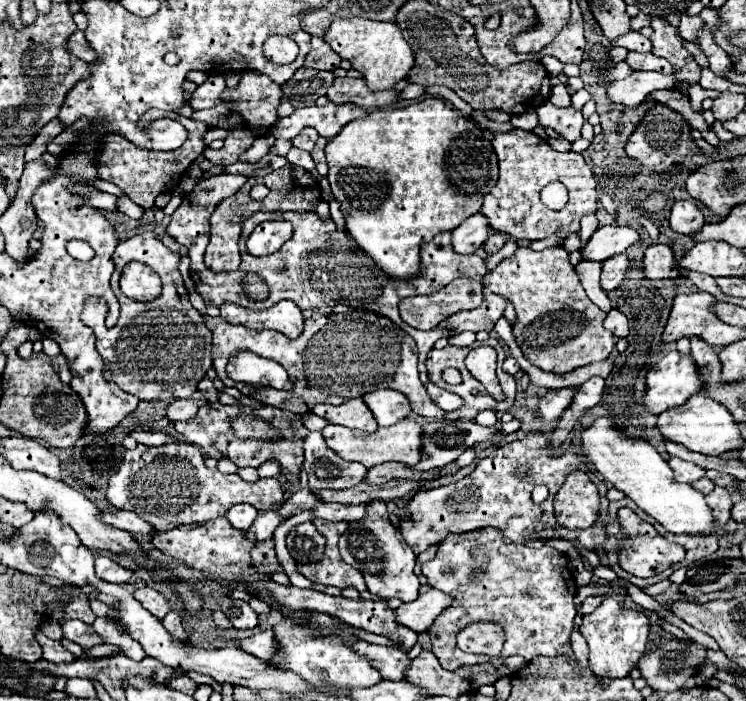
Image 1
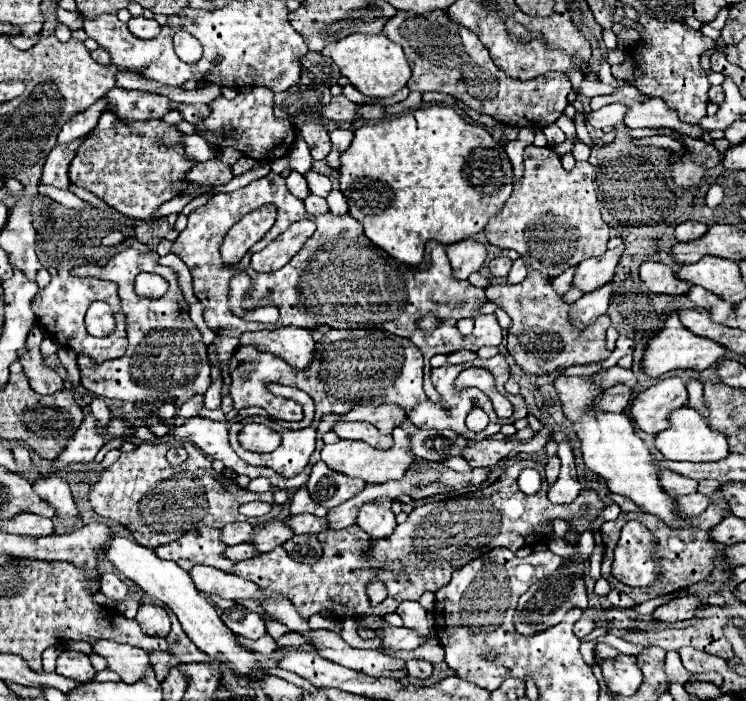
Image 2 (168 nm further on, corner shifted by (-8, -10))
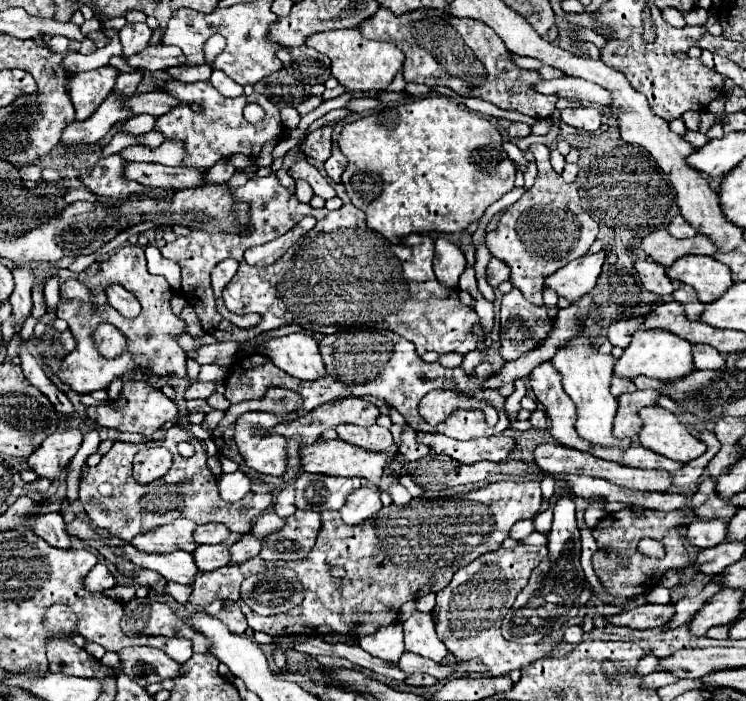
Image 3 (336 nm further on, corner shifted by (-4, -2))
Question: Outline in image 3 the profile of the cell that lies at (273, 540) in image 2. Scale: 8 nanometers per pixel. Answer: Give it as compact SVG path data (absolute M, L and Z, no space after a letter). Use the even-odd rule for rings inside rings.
M242 534L238 542L234 542L230 546L230 554L232 554L232 560L230 562L244 562L244 560L250 560L252 556L258 556L258 552L262 550L264 546L264 540L256 538L254 534Z

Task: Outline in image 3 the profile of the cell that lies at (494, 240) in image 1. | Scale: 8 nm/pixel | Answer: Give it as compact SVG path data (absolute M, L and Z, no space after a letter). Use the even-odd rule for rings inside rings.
M492 256L488 262L488 268L486 268L486 278L488 278L488 284L492 284L492 286L498 286L502 280L508 280L510 270L508 270L506 262Z

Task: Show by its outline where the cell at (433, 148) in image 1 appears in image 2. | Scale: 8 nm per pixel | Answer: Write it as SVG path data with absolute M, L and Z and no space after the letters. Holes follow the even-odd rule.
M428 106L428 108L418 108L418 110L412 110L408 114L402 114L398 118L392 118L392 120L380 120L376 124L366 124L366 126L360 126L356 132L354 132L354 140L350 144L350 148L342 154L340 158L342 162L342 168L340 168L340 190L344 194L344 198L348 200L348 206L350 206L350 216L356 218L358 222L362 222L364 226L364 234L376 244L380 246L382 250L386 250L392 258L396 258L398 262L402 264L408 264L408 266L416 266L420 260L422 260L422 252L424 252L424 244L428 240L436 240L436 242L442 242L442 244L452 244L452 242L460 242L460 240L466 240L470 236L474 236L476 232L484 230L484 226L488 224L488 220L500 210L500 206L504 206L504 202L510 198L512 194L512 164L506 156L506 150L492 138L492 134L488 132L488 128L480 126L480 124L470 124L468 120L464 120L454 108L450 106Z

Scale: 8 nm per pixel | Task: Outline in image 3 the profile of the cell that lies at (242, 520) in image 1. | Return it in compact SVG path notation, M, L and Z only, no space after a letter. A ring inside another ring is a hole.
M216 522L198 526L198 528L196 528L196 534L194 534L196 542L200 542L200 544L222 544L222 542L226 542L230 536L232 536L232 532L228 530L228 526L216 524Z

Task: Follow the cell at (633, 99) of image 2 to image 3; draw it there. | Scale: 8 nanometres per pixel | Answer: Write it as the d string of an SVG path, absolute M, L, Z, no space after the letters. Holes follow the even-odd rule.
M566 76L566 78L554 78L554 80L540 80L536 84L536 90L540 90L542 94L558 94L568 100L590 102L600 108L612 106L612 92L610 90L604 90L602 86L592 84L588 80L582 80L582 78Z

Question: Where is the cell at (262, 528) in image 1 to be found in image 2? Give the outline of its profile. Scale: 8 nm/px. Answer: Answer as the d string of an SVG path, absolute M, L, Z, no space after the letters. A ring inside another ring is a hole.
M248 542L230 546L230 548L224 550L224 558L232 560L232 562L242 562L242 560L248 560L248 558L252 558L252 556L256 556L256 554L258 554L256 548L254 548L252 544L248 544Z

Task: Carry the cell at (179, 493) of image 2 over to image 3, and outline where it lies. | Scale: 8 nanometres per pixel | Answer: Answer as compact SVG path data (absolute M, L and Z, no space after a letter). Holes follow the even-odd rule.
M172 426L162 446L172 452L174 462L172 468L166 472L166 476L150 484L140 484L132 478L132 458L136 454L136 444L130 442L114 442L110 452L102 456L102 462L98 466L88 468L88 474L84 476L84 480L80 480L80 502L94 526L104 528L126 542L130 542L138 534L156 530L176 518L190 518L196 524L222 522L230 526L232 532L244 534L252 528L254 518L260 516L272 504L272 494L256 494L256 492L246 494L246 498L234 504L224 502L218 494L218 478L206 466L204 446L196 438L192 438L184 428ZM182 440L194 446L194 456L184 458L178 454L176 444Z

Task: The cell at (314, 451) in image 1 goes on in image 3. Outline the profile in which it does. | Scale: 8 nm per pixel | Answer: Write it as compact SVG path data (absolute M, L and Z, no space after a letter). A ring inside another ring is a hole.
M304 472L294 480L296 486L296 506L300 510L340 510L346 496L358 486L358 477L326 476Z

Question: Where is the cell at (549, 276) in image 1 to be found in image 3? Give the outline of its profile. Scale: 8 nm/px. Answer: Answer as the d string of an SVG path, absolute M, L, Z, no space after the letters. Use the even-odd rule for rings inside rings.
M512 288L512 292L502 296L502 308L500 308L500 356L504 360L516 360L522 354L534 350L544 342L544 338L554 328L554 318L548 314L548 306L536 306L524 298L524 294L518 288Z

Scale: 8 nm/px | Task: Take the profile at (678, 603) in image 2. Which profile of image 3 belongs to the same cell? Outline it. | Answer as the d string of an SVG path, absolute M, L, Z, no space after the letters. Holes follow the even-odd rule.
M672 602L668 604L642 604L634 610L624 610L618 616L610 616L608 620L616 626L630 626L630 628L656 628L664 626L672 620L674 616L674 606Z

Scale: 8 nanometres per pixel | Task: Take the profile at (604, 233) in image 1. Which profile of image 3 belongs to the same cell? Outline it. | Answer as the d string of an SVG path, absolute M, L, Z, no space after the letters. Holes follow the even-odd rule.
M604 250L596 254L584 254L572 262L568 262L564 268L556 270L546 278L546 286L554 288L558 296L564 296L568 300L576 300L588 292L592 292L602 264L604 264Z

